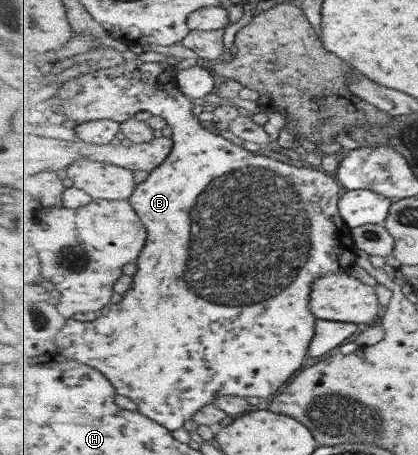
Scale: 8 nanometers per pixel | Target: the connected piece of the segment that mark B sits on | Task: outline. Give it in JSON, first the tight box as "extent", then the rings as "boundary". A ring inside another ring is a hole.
{"extent":[36,50,358,431],"boundary":[[[130,50],[124,51],[123,57],[123,63],[111,68],[81,74],[80,77],[77,76],[65,82],[57,90],[38,94],[36,101],[36,116],[57,120],[68,119],[76,125],[97,121],[98,119],[124,122],[135,117],[139,111],[148,111],[152,115],[160,115],[165,119],[172,128],[174,138],[174,147],[168,158],[157,169],[150,172],[145,181],[137,185],[136,193],[129,200],[132,207],[136,209],[137,216],[140,216],[141,222],[148,229],[148,243],[145,244],[143,253],[141,253],[141,259],[136,261],[139,271],[133,277],[131,291],[123,297],[121,303],[111,303],[107,309],[103,309],[103,313],[99,312],[97,318],[92,322],[62,318],[63,325],[55,335],[56,346],[54,352],[60,358],[75,360],[104,372],[110,380],[113,379],[113,385],[117,387],[117,393],[130,397],[138,405],[139,412],[156,420],[157,423],[169,428],[170,431],[175,431],[175,429],[181,429],[189,419],[194,418],[200,409],[214,403],[218,394],[257,398],[269,397],[269,395],[275,396],[275,393],[289,381],[289,377],[293,377],[301,369],[301,365],[305,363],[305,359],[309,355],[313,337],[316,337],[316,317],[311,310],[313,281],[317,277],[327,277],[332,273],[347,273],[347,270],[355,265],[355,261],[357,261],[358,247],[355,240],[353,240],[352,229],[345,224],[345,220],[341,215],[340,200],[344,189],[334,174],[325,175],[317,169],[299,169],[298,166],[293,166],[293,164],[289,164],[283,159],[258,155],[253,151],[249,151],[245,145],[234,145],[219,134],[207,131],[199,123],[197,116],[192,116],[193,109],[191,107],[193,107],[193,103],[191,103],[189,96],[185,95],[178,86],[176,61],[167,58],[162,62],[143,63],[139,59],[139,55]],[[291,237],[293,239],[301,237],[303,243],[307,245],[307,249],[305,251],[291,251]]]}

